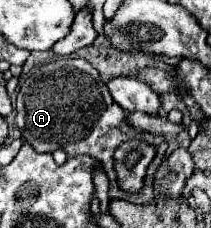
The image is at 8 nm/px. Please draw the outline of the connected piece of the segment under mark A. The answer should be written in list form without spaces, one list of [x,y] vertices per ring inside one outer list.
[[[58,59],[38,67],[30,75],[26,75],[16,97],[16,125],[20,127],[26,143],[30,143],[36,151],[42,153],[64,149],[68,157],[84,153],[94,159],[100,159],[110,179],[110,199],[148,203],[150,199],[134,199],[132,193],[122,191],[122,187],[118,185],[114,173],[114,151],[130,137],[142,139],[156,149],[156,157],[150,163],[150,171],[156,171],[168,151],[168,143],[162,135],[146,135],[136,129],[130,129],[122,121],[124,117],[126,113],[122,111],[122,107],[118,107],[118,103],[114,103],[108,87],[100,81],[98,71],[86,59]]]

